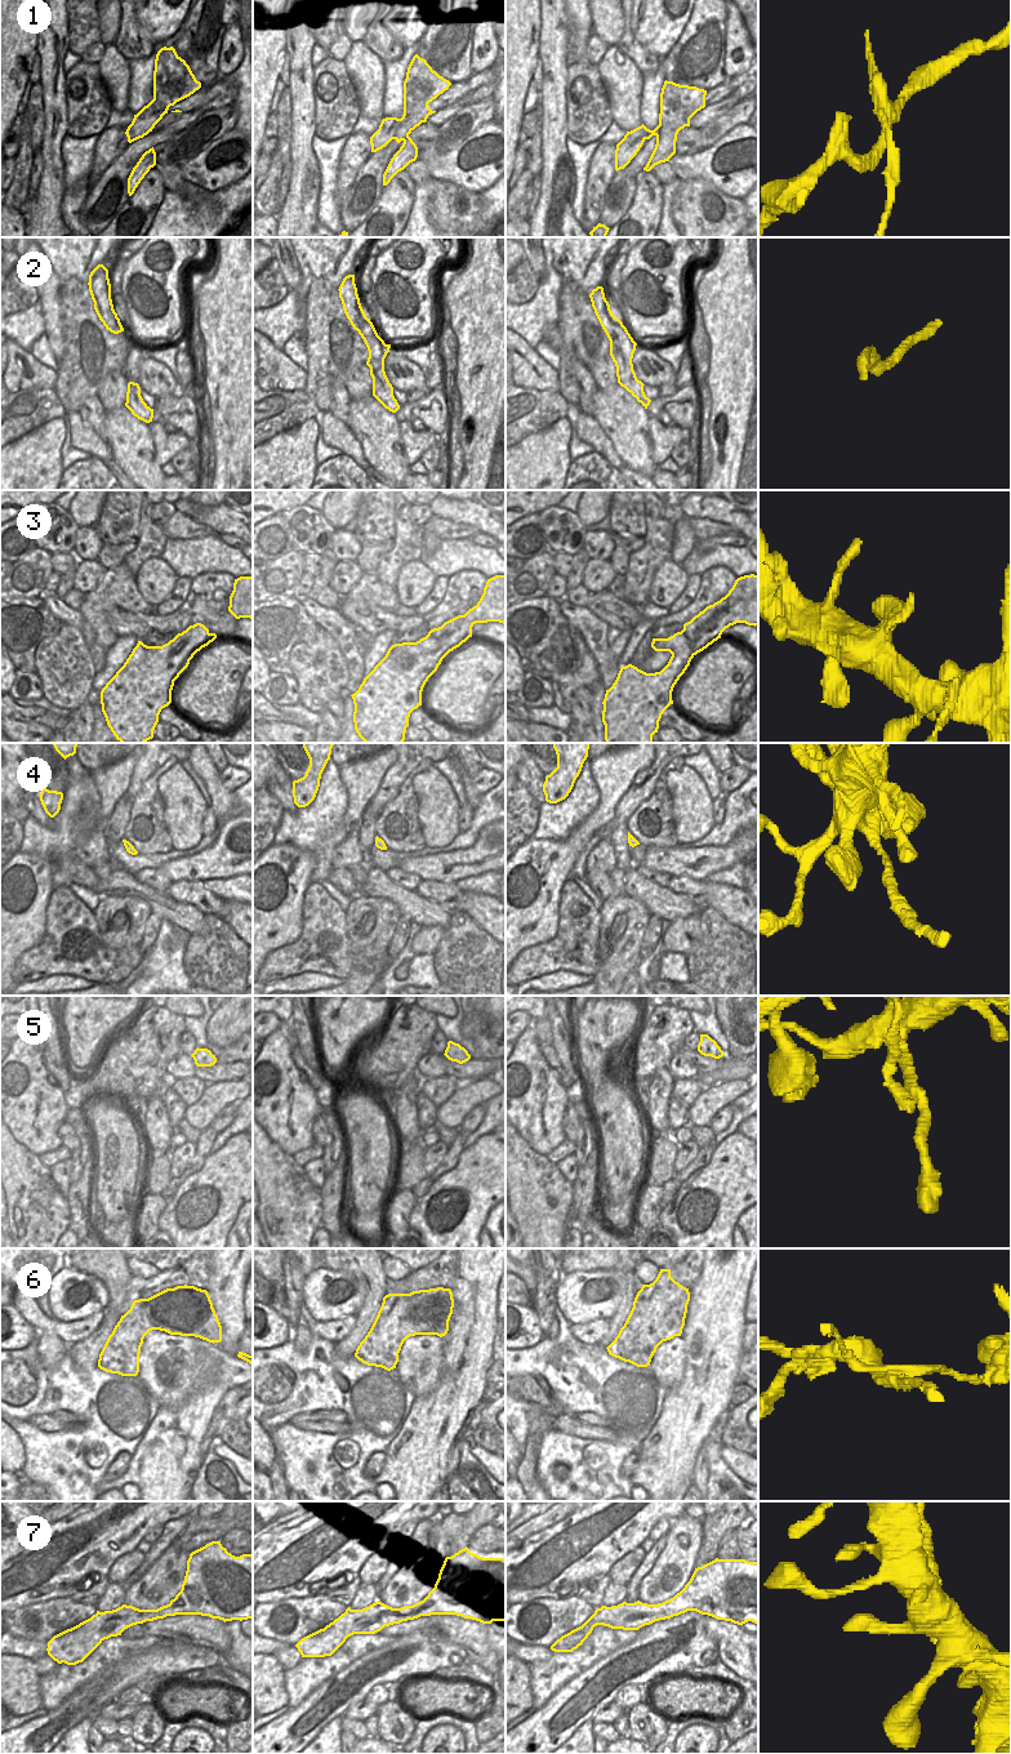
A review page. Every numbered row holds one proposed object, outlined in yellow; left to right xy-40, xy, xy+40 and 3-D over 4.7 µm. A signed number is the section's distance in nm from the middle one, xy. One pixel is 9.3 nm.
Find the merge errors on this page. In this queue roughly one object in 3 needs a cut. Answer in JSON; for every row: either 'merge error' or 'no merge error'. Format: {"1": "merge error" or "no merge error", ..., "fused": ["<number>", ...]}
{"1": "merge error", "2": "no merge error", "3": "no merge error", "4": "merge error", "5": "no merge error", "6": "merge error", "7": "no merge error", "fused": ["1", "4", "6"]}

